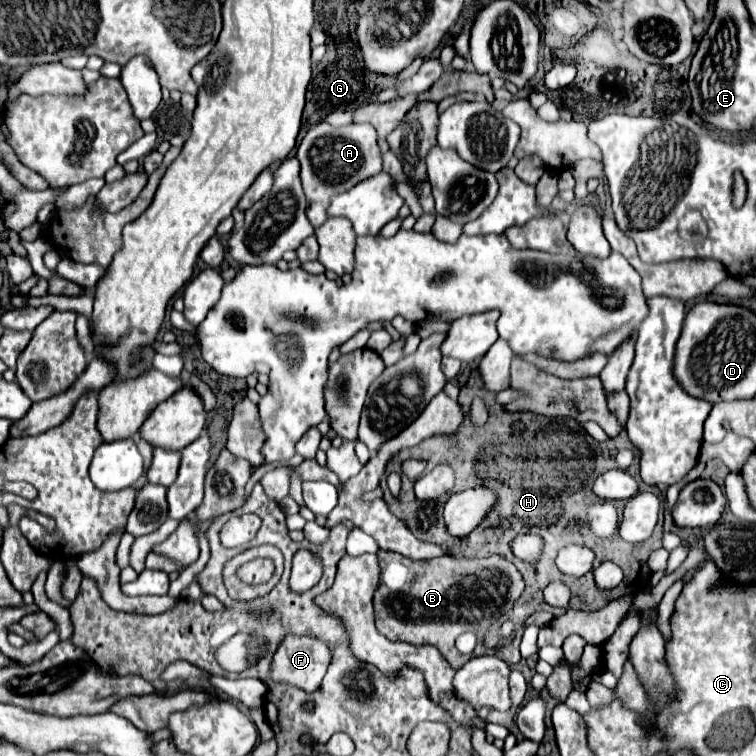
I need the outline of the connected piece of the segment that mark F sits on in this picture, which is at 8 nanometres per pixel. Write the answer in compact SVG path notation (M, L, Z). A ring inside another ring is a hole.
M285 636L273 656L269 680L313 693L321 686L329 662L331 650L325 642L309 636Z

